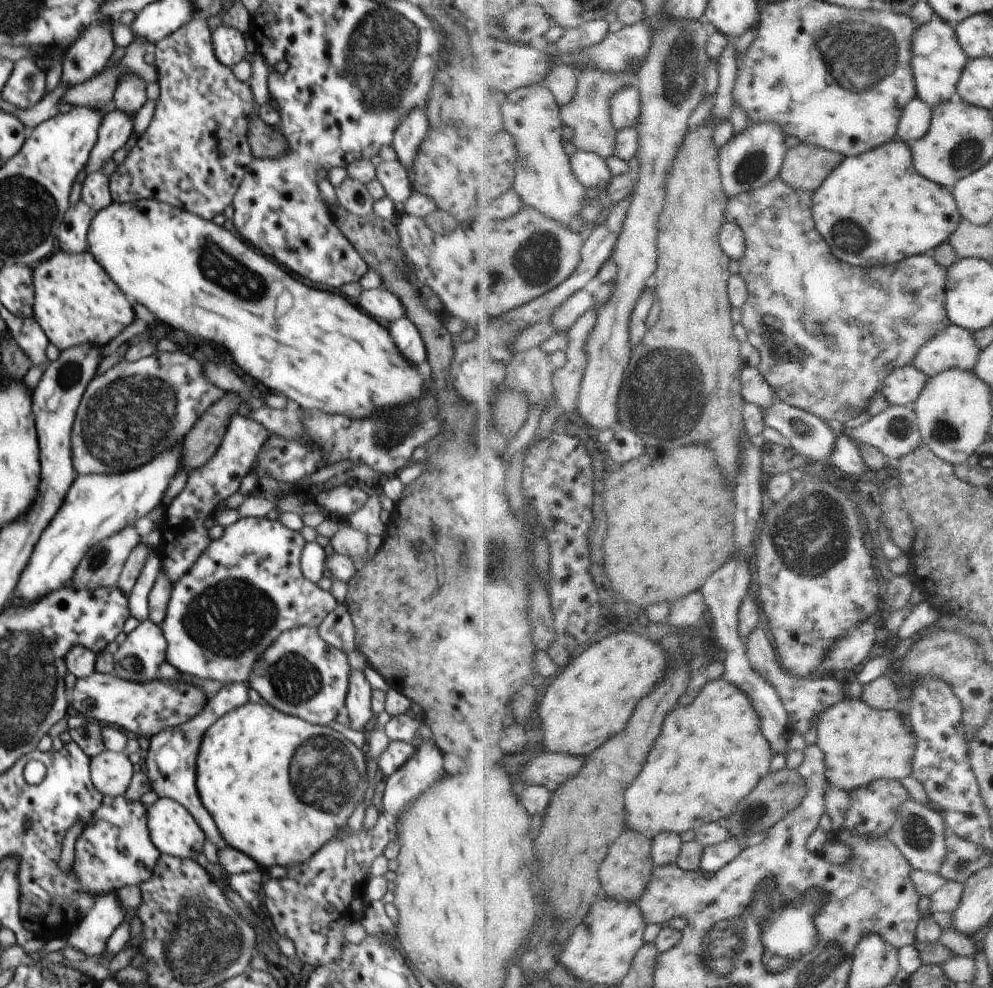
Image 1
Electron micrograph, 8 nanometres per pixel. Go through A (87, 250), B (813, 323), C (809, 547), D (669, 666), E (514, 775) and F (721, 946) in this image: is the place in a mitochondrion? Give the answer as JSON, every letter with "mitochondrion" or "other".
{"A":"other","B":"mitochondrion","C":"mitochondrion","D":"other","E":"other","F":"mitochondrion"}

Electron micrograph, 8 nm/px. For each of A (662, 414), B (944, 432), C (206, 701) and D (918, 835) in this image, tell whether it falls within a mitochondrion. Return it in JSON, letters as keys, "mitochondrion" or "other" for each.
{"A":"mitochondrion","B":"mitochondrion","C":"other","D":"mitochondrion"}

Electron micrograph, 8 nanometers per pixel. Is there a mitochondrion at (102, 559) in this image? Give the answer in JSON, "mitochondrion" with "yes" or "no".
{"mitochondrion":"yes"}

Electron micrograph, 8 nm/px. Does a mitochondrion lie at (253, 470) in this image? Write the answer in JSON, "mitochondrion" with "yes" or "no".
{"mitochondrion":"no"}

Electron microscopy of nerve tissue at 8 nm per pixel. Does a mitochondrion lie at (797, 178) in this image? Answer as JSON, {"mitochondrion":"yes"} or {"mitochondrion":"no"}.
{"mitochondrion":"no"}

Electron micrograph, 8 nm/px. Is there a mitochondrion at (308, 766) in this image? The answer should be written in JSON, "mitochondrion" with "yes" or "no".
{"mitochondrion":"yes"}

